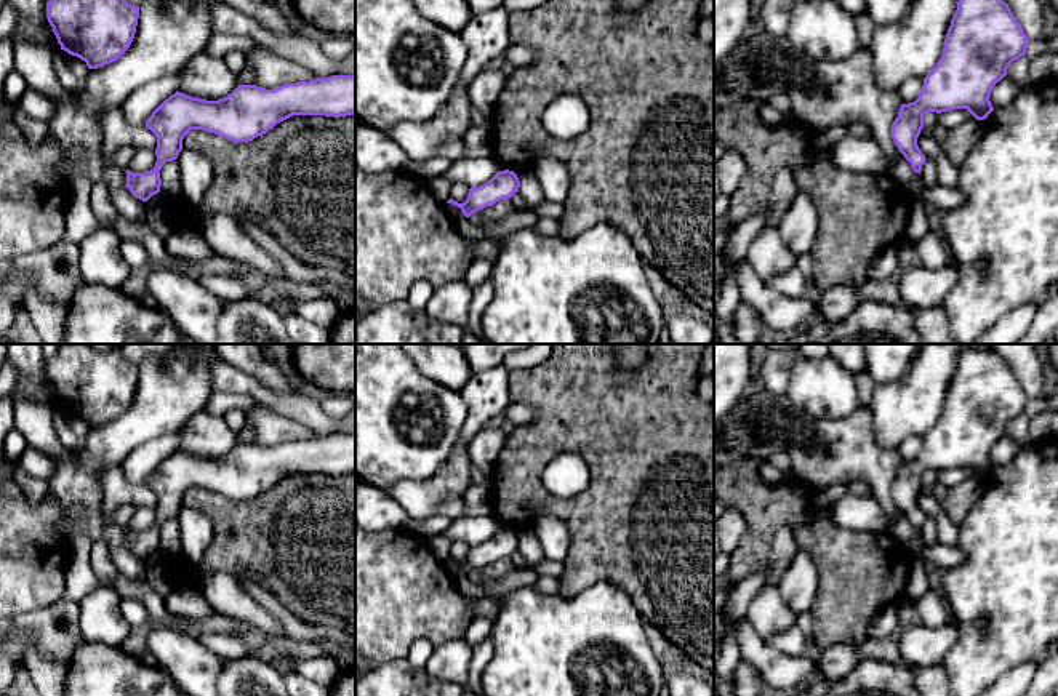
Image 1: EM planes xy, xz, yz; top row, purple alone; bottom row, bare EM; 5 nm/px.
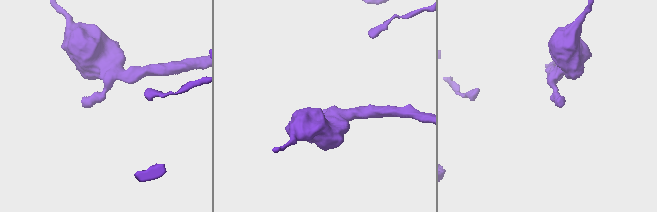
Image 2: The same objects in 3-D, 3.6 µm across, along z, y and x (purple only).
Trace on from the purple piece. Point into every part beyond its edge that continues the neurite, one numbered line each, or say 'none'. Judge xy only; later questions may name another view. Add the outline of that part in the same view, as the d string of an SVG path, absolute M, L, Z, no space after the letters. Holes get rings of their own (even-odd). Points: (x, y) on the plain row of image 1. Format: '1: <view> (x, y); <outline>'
none

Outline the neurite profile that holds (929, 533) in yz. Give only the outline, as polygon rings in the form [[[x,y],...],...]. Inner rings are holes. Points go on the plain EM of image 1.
[[[927,517],[922,523],[920,538],[924,539],[925,546],[933,546],[938,542],[938,530],[935,517]]]

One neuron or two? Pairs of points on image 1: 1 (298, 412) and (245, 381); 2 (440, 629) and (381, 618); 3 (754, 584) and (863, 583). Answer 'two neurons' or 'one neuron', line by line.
1: one neuron
2: one neuron
3: two neurons

